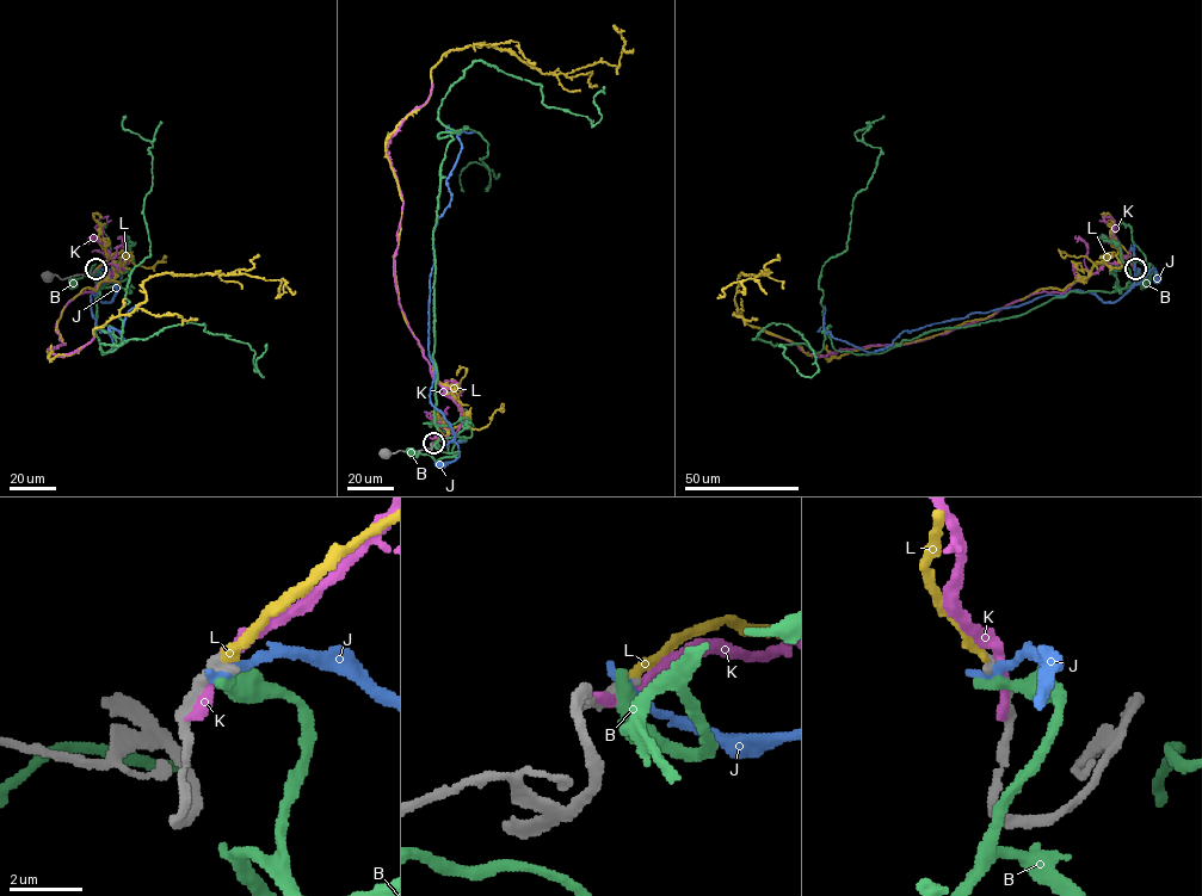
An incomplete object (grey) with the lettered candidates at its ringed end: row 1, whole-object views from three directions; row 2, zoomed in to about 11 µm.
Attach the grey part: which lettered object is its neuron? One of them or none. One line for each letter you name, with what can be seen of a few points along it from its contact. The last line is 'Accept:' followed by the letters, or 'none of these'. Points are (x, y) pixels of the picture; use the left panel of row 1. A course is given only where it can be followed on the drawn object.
L: course (96, 269), (123, 255), (113, 279), (66, 304), (49, 359), (133, 311), (161, 273), (283, 279), (276, 297)
Accept: L

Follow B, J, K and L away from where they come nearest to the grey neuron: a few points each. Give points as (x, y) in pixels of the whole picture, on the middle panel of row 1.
B: (433, 443), (442, 451), (458, 452), (437, 461), (412, 452)
J: (433, 443), (444, 446), (454, 442), (458, 446), (458, 456), (439, 464)
K: (432, 444), (455, 433), (461, 408), (430, 371), (400, 304), (394, 257), (402, 195), (387, 150), (431, 84)
L: (433, 443), (461, 405), (400, 304), (386, 140), (450, 50), (571, 73), (618, 65), (614, 25)

